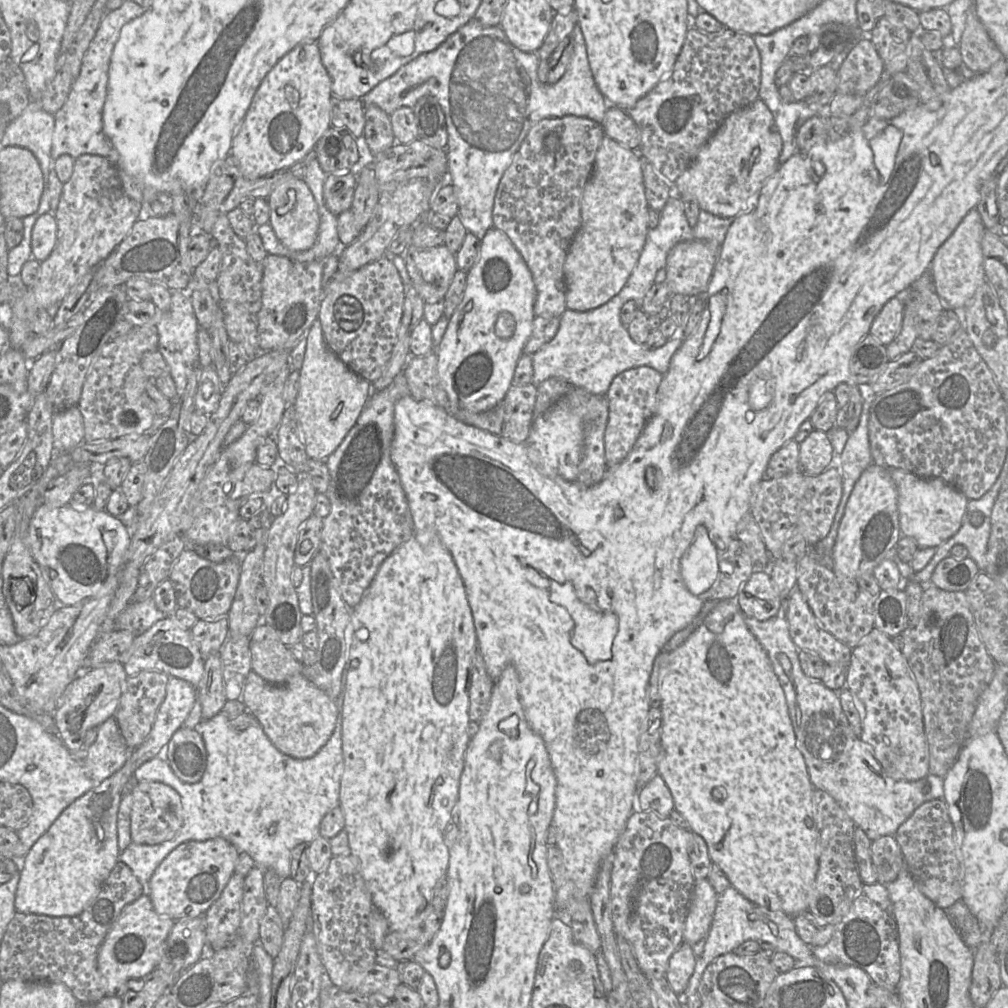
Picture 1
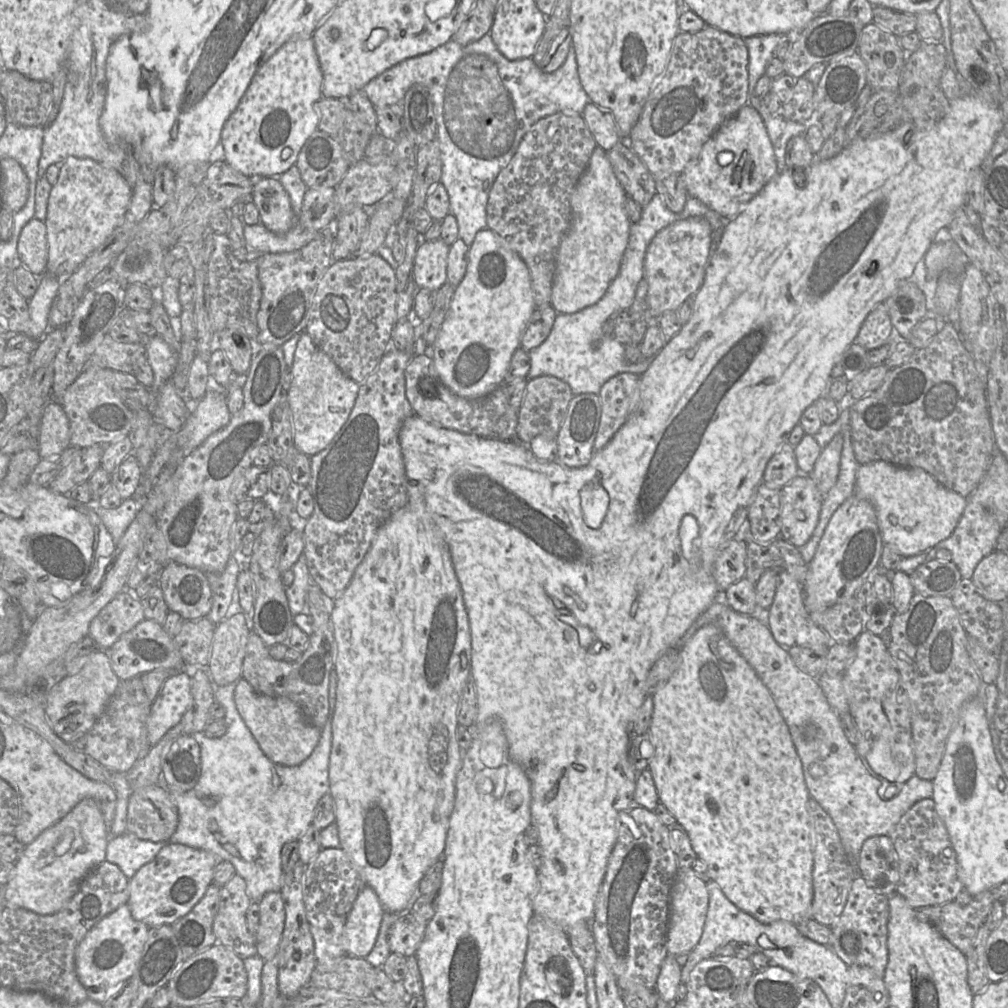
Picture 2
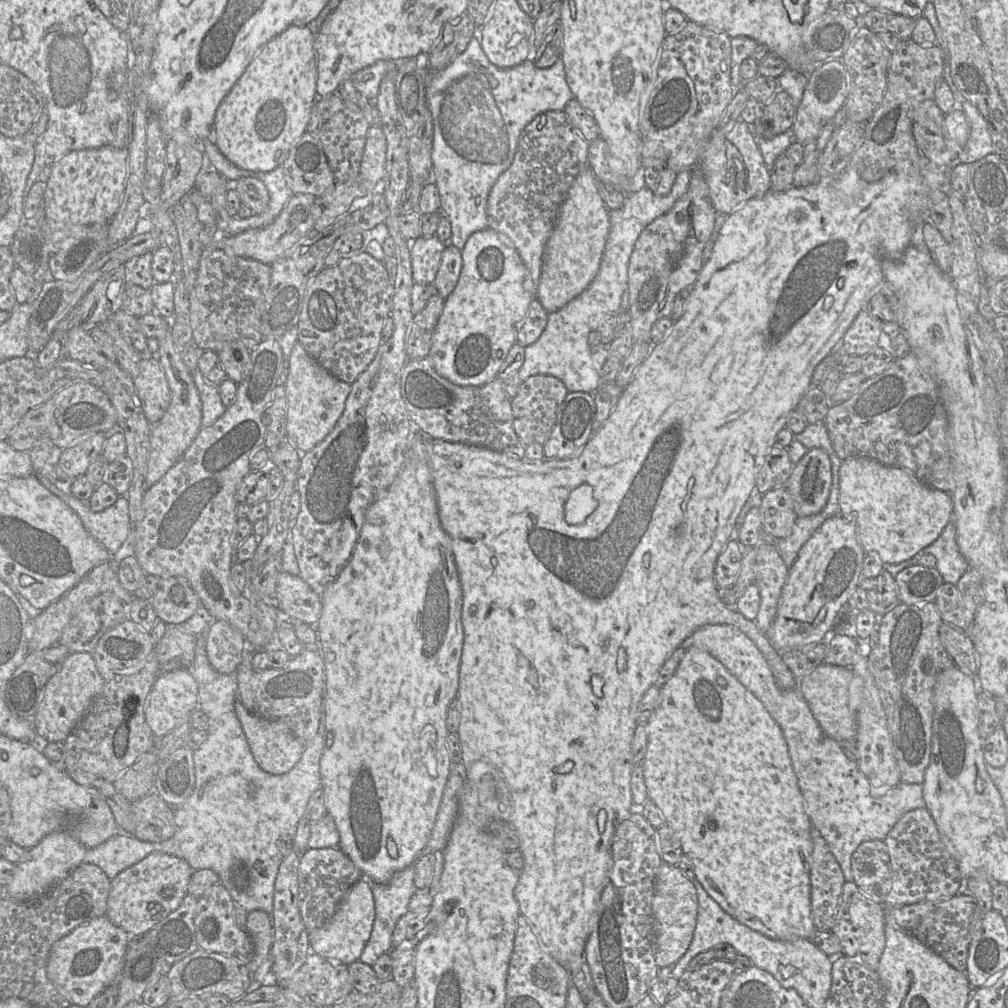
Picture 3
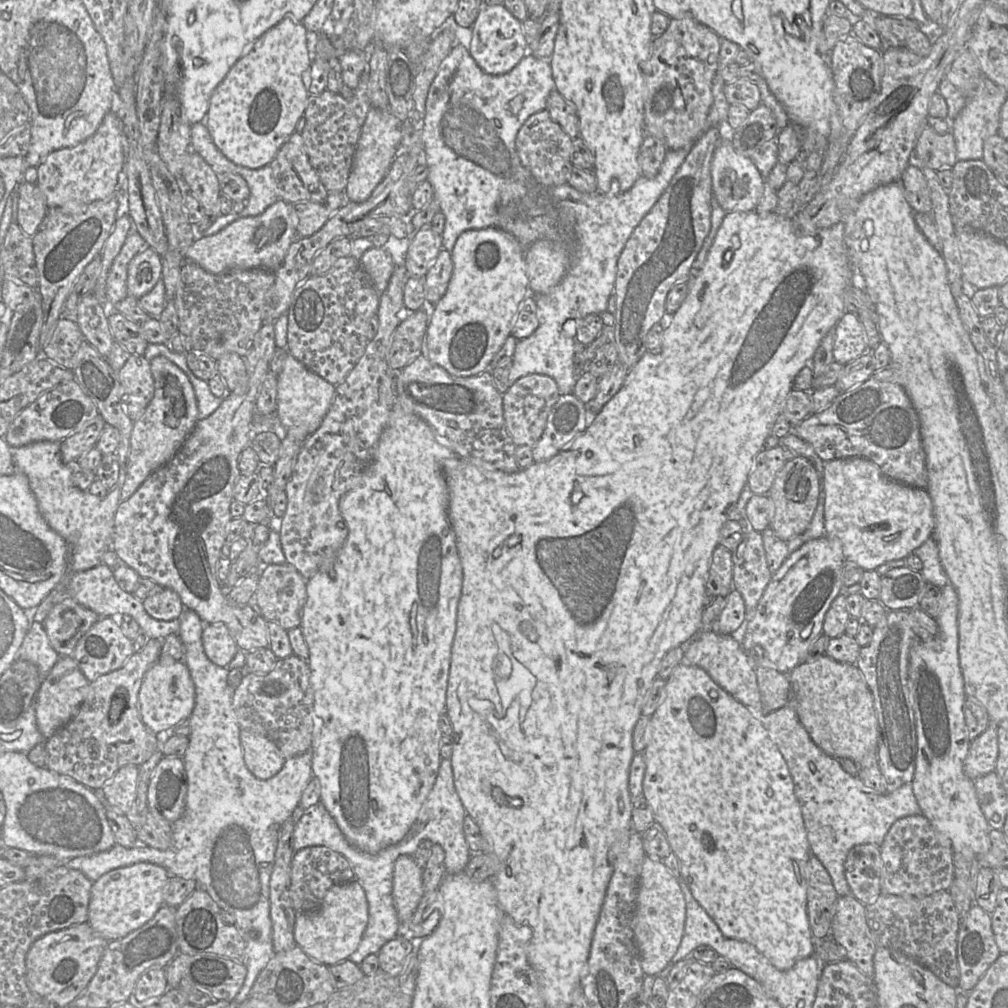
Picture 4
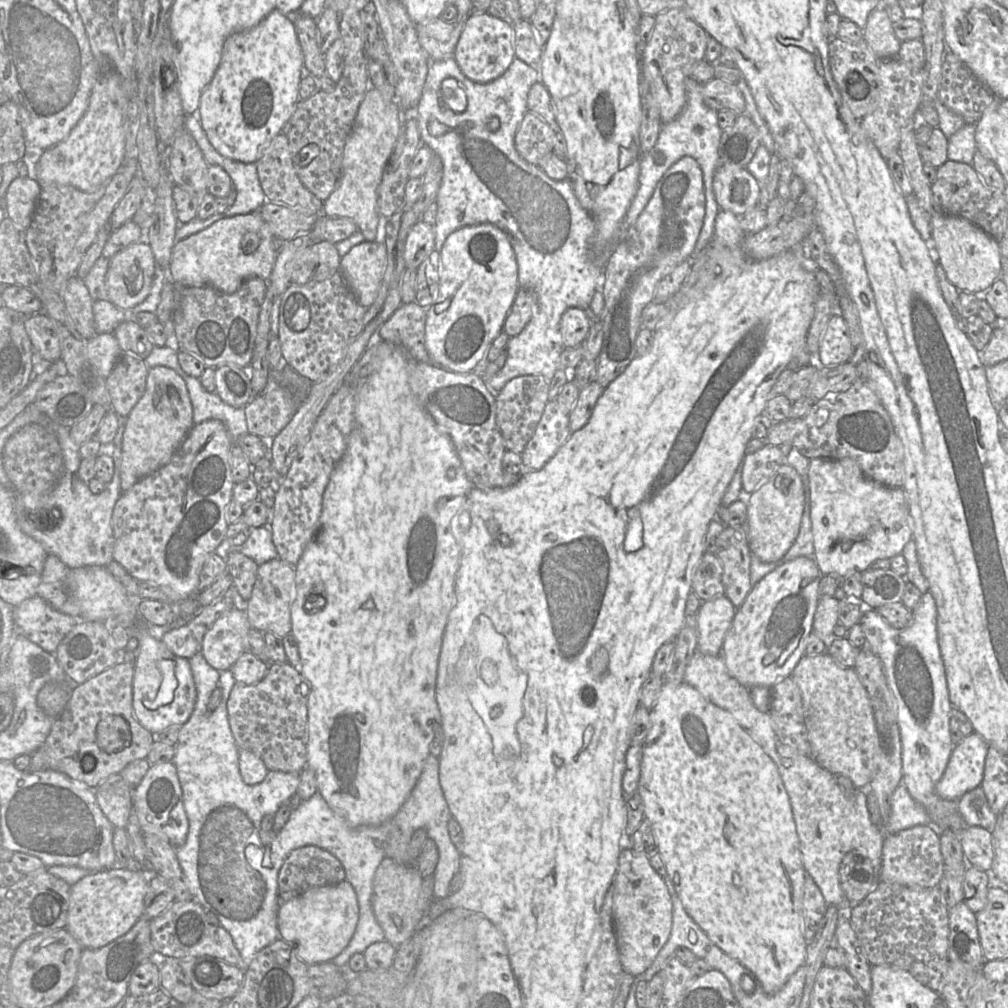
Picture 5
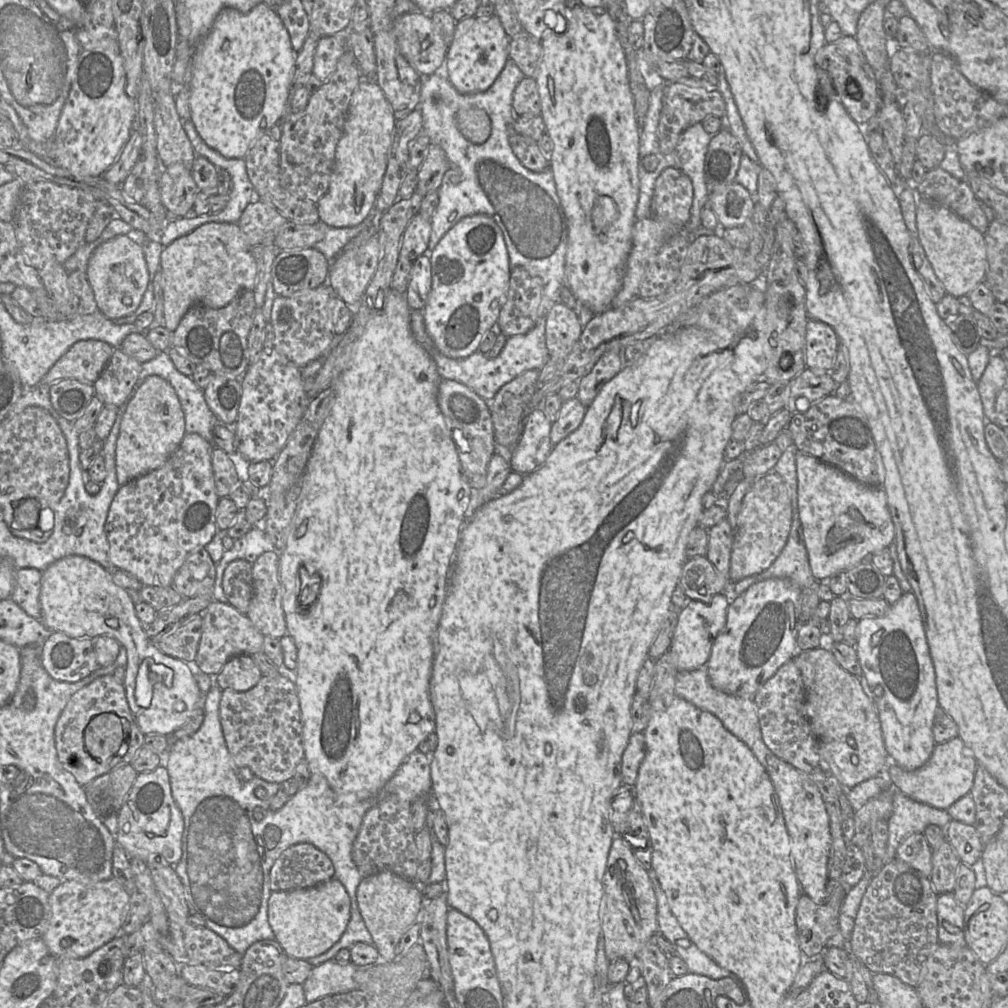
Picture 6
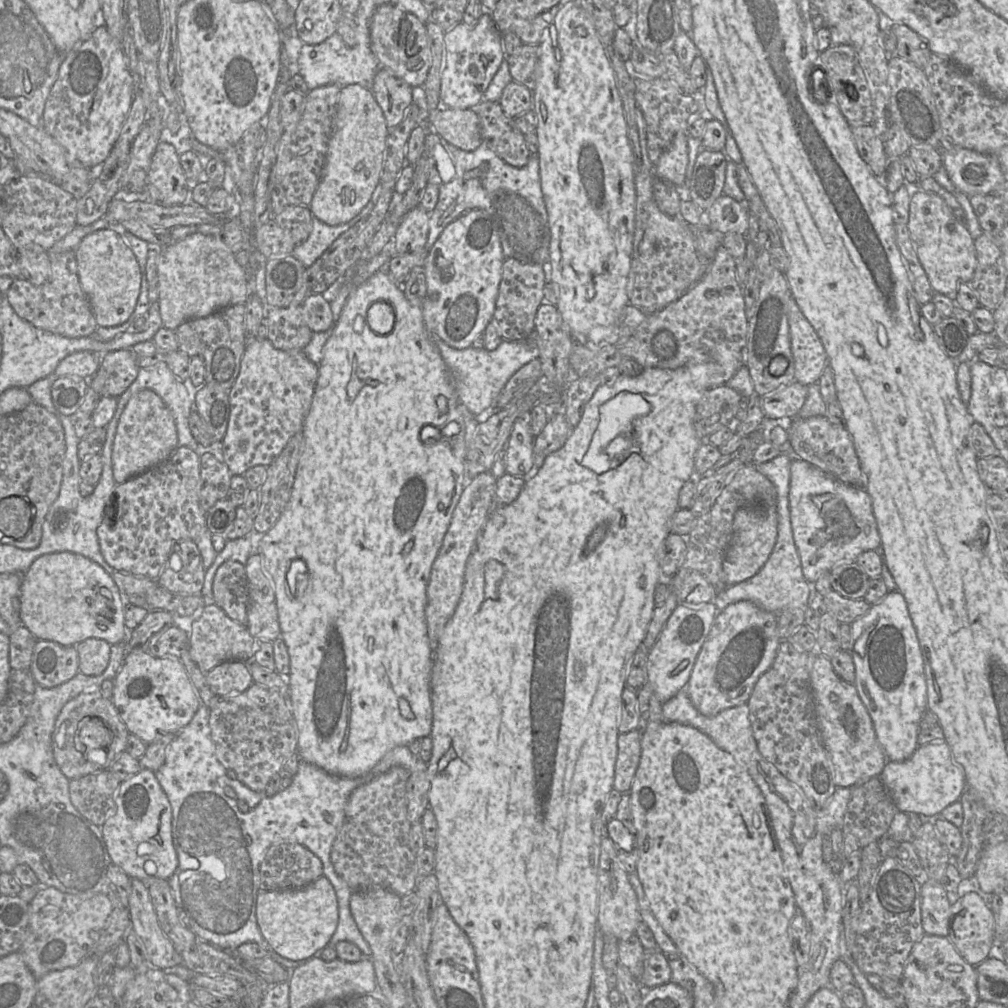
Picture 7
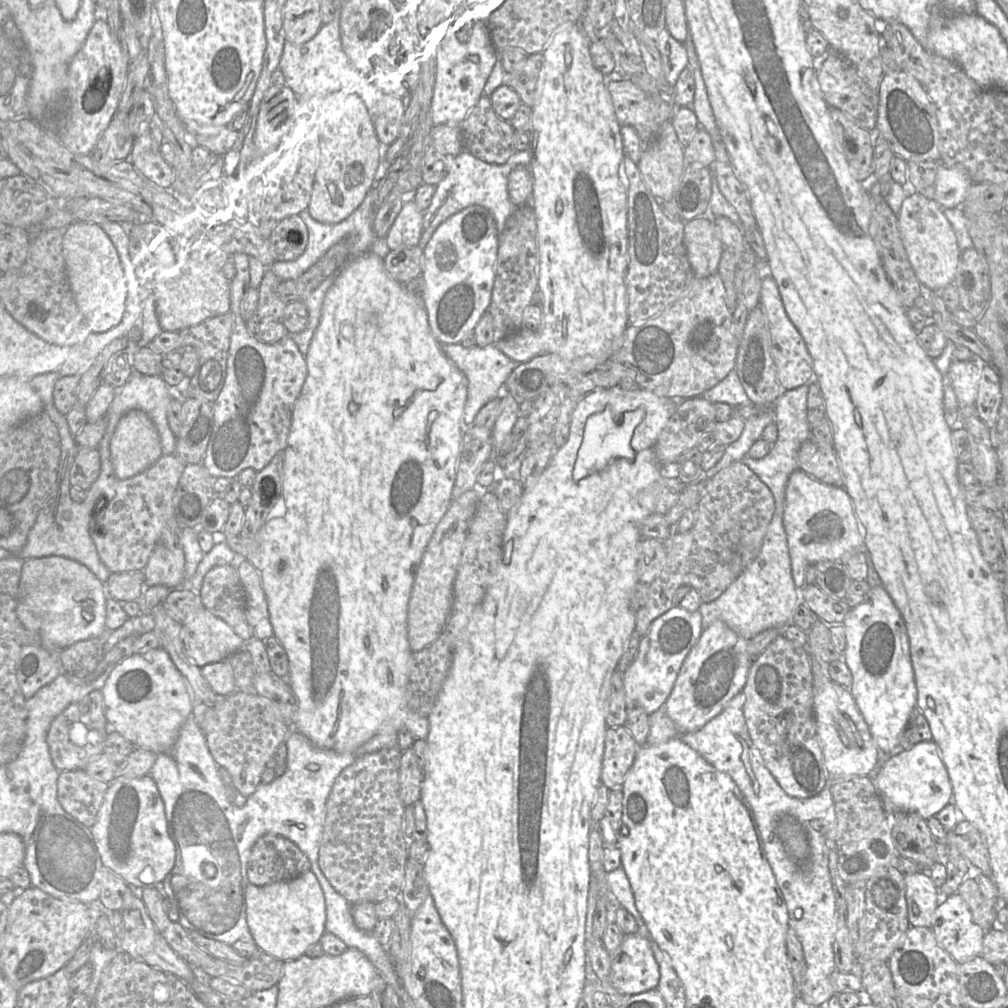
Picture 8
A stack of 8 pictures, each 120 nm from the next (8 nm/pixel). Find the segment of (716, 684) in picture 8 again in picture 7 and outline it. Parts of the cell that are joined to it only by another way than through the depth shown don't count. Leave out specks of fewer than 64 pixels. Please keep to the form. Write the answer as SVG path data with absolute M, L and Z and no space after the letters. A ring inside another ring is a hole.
M742 600L718 612L685 687L694 707L704 716L748 702L755 684L773 664L781 638L778 615Z

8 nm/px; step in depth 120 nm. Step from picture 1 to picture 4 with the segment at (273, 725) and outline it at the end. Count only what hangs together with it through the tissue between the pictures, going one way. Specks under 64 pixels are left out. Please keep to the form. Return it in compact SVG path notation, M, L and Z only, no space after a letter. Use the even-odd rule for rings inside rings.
M241 729L240 741L245 765L256 778L269 779L282 769L286 758L268 738Z

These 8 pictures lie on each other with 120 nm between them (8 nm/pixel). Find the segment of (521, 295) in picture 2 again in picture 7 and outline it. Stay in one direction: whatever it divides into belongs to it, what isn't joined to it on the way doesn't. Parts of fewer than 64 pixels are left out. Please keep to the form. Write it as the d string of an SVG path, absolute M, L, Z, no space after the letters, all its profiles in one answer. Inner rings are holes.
M472 209L451 222L429 249L424 260L427 292L422 315L429 333L456 349L471 347L473 340L491 322L502 276L504 255L499 235L490 216L483 210Z

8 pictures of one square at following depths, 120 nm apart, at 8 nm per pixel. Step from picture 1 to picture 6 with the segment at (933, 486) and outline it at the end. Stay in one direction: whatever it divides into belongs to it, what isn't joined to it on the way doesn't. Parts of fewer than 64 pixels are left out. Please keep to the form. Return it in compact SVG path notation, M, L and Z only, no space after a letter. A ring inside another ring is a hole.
M803 452L796 453L797 502L805 546L814 578L826 581L870 555L888 550L896 529L883 487L868 486L840 469Z

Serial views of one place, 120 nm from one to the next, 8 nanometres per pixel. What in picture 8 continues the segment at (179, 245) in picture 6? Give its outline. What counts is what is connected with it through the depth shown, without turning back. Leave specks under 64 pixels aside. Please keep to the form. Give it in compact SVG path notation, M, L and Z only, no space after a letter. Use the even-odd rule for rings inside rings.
M191 258L173 266L155 265L153 292L162 329L180 331L200 321L230 311L230 287L221 268Z

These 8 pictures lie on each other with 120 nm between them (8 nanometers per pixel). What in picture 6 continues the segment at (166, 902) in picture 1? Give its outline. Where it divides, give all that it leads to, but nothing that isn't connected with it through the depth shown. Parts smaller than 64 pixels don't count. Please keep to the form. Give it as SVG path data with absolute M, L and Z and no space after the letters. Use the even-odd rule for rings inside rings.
M114 878L94 884L64 881L49 893L49 926L41 938L55 957L85 958L117 936L129 900L130 894Z

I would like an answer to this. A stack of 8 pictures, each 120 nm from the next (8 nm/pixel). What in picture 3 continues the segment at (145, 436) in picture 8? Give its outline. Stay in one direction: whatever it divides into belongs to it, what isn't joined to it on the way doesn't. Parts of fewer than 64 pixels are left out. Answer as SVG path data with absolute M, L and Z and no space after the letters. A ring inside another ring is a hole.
M170 333L158 339L159 350L157 359L165 373L171 395L167 412L162 419L152 425L150 441L150 458L145 478L146 487L156 484L183 456L201 428L202 403L199 392L194 384L191 372L185 366L182 356L177 352Z

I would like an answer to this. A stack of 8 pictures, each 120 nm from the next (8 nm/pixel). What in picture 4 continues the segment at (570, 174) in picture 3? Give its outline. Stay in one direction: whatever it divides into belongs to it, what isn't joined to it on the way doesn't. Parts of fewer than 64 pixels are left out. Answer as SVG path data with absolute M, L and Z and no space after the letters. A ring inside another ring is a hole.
M547 110L531 115L518 131L516 141L517 155L523 167L545 186L561 186L567 183L573 168L571 156L573 144L570 136L550 117Z

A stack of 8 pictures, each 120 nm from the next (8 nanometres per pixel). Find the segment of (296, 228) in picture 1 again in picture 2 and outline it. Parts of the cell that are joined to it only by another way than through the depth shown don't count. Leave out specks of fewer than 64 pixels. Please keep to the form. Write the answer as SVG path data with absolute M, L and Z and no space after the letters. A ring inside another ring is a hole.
M277 179L255 180L251 200L259 211L260 222L270 231L284 234L297 224L289 195Z

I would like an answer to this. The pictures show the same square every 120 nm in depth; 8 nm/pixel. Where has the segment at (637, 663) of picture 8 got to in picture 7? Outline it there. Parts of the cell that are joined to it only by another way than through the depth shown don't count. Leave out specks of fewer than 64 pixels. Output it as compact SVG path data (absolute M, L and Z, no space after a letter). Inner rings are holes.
M714 601L698 606L678 605L667 619L647 661L648 682L658 697L665 703L685 689L697 656L706 641L718 614Z

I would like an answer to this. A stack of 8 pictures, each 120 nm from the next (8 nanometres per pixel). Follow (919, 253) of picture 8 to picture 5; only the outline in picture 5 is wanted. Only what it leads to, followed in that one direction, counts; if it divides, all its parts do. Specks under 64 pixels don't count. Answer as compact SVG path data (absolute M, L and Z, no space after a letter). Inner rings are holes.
M934 213L931 216L932 239L929 245L938 257L947 279L960 291L985 293L1002 274L1003 259L999 243L966 219Z

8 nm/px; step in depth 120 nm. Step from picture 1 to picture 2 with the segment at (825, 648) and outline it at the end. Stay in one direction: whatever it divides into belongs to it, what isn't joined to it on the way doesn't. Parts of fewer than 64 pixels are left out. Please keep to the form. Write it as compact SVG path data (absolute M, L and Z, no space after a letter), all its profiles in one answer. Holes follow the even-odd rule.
M786 569L779 572L774 600L767 611L767 624L775 641L785 648L793 646L829 648L835 643L824 630L812 621L804 605L802 585Z

